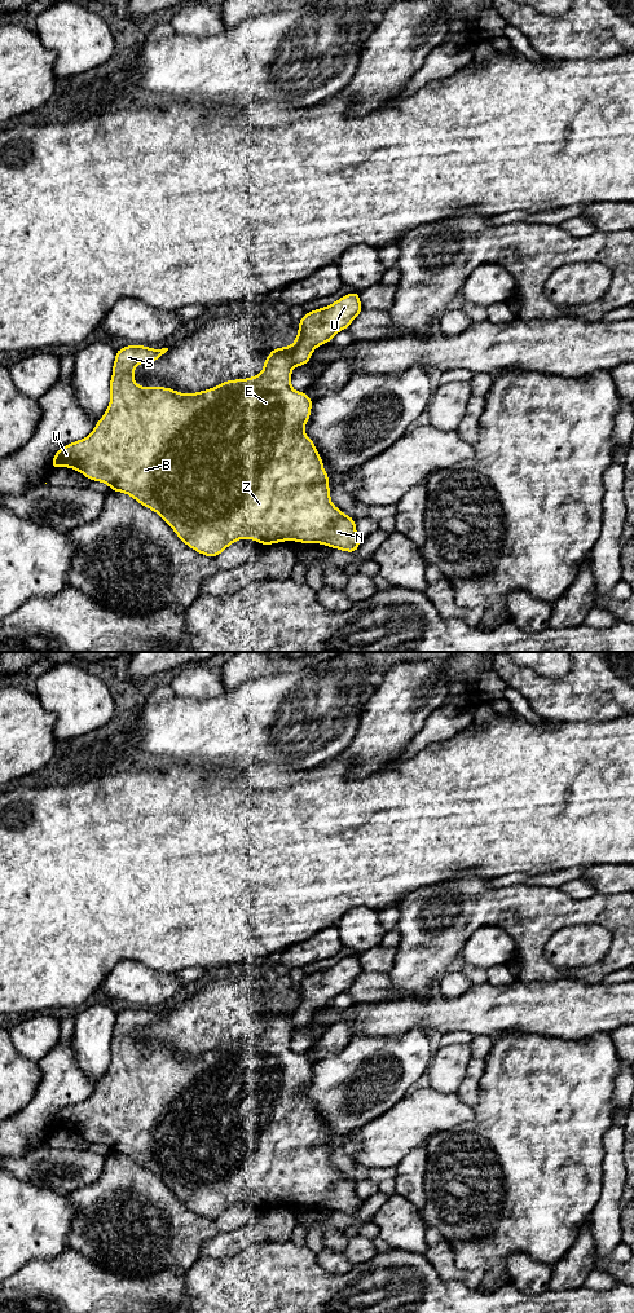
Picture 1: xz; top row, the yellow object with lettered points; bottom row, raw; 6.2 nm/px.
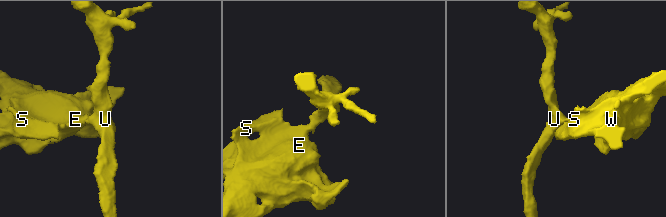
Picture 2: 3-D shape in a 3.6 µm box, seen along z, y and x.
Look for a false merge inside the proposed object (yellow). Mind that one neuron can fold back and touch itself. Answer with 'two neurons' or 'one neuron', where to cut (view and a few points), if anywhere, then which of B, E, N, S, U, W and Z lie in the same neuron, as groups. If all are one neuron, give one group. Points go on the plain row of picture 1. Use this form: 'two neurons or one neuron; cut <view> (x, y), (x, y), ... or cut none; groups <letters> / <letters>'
two neurons; cut xz (293, 1008), (291, 1026); groups B E N S W Z / U

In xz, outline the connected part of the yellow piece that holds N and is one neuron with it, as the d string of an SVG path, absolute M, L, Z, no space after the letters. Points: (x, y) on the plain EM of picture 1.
M127 1008L116 1013L106 1075L91 1097L62 1109L54 1116L53 1132L70 1129L89 1142L107 1146L111 1153L127 1155L159 1176L185 1207L210 1220L242 1200L260 1204L261 1208L292 1202L356 1215L361 1206L356 1185L331 1166L329 1138L321 1118L303 1093L313 1063L305 1054L296 1054L291 1049L292 1008L274 1010L259 1037L228 1043L198 1056L138 1049L133 1043L136 1028L157 1023L167 1013L145 1008Z

